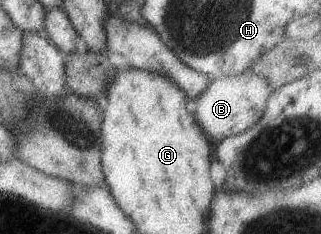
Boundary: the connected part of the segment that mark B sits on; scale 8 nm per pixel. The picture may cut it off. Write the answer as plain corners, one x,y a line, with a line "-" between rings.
250,71
235,76
213,78
211,84
192,100
191,110
197,122
210,139
222,141
256,125
265,113
268,98
274,91
262,74

